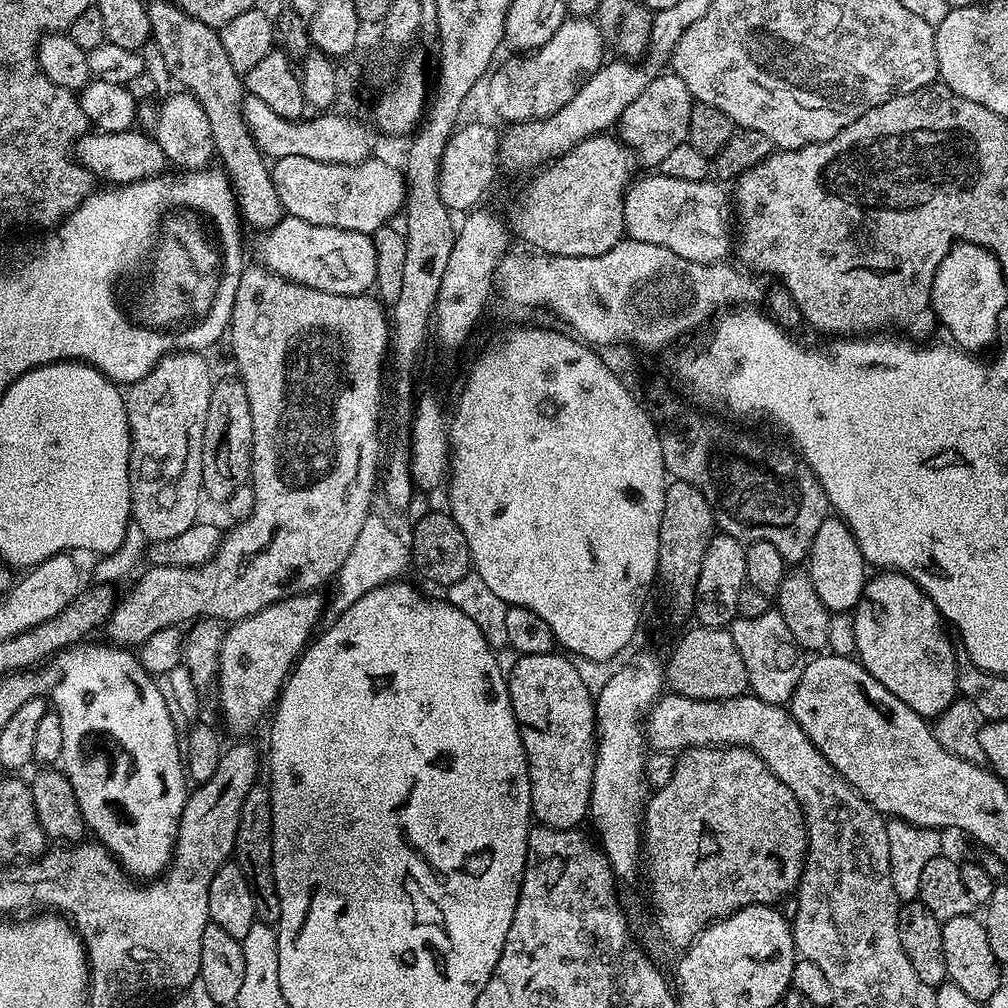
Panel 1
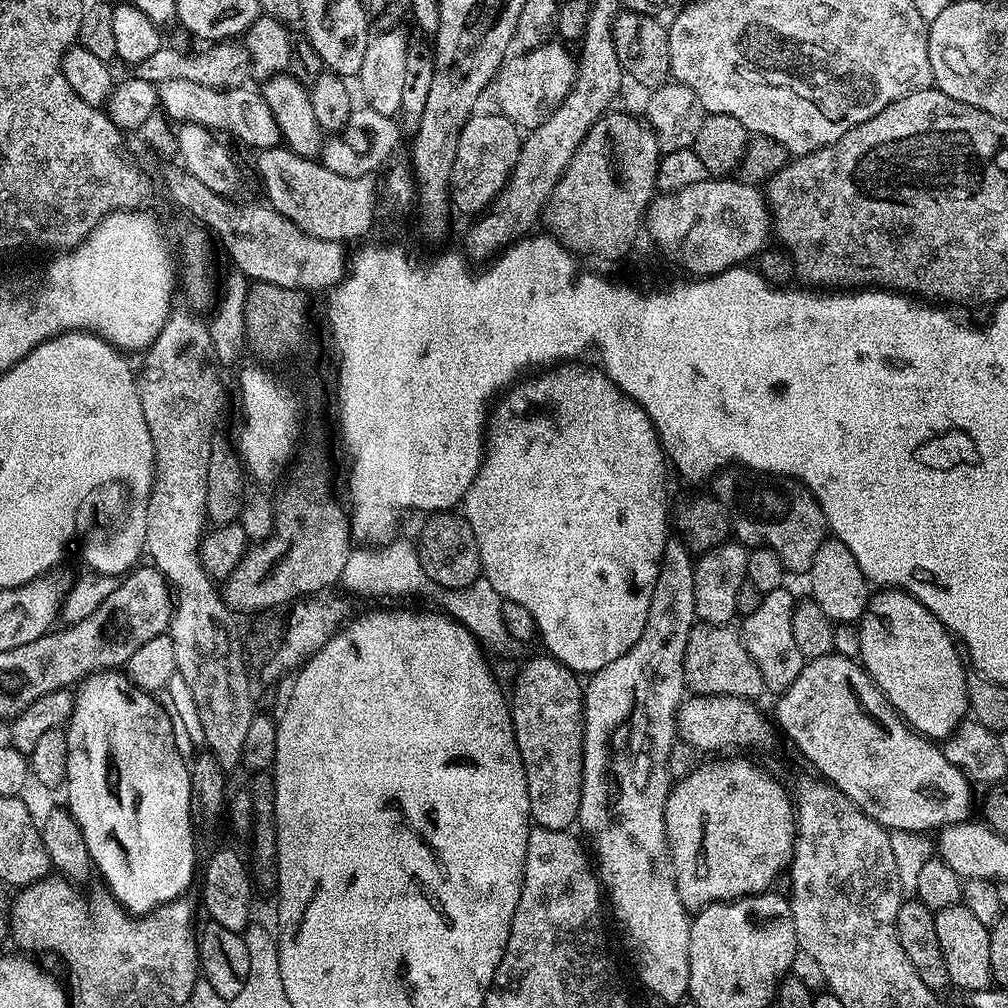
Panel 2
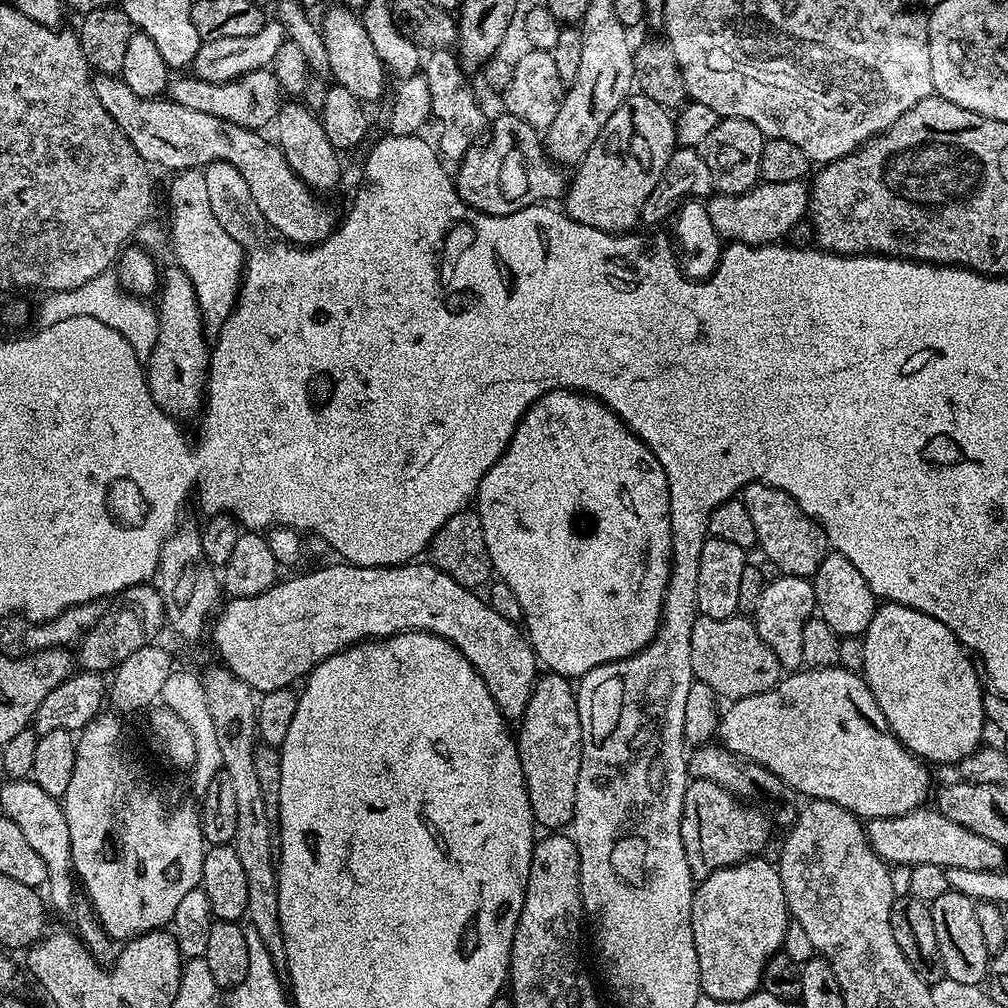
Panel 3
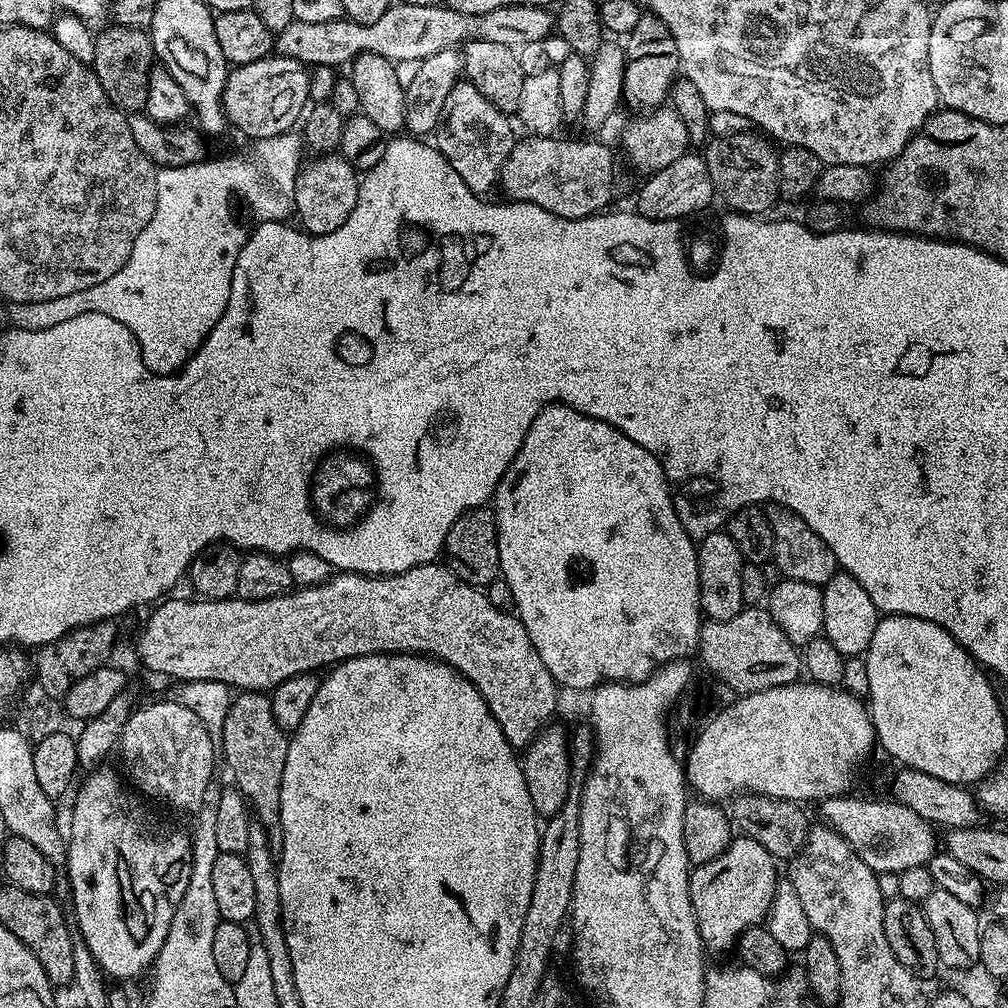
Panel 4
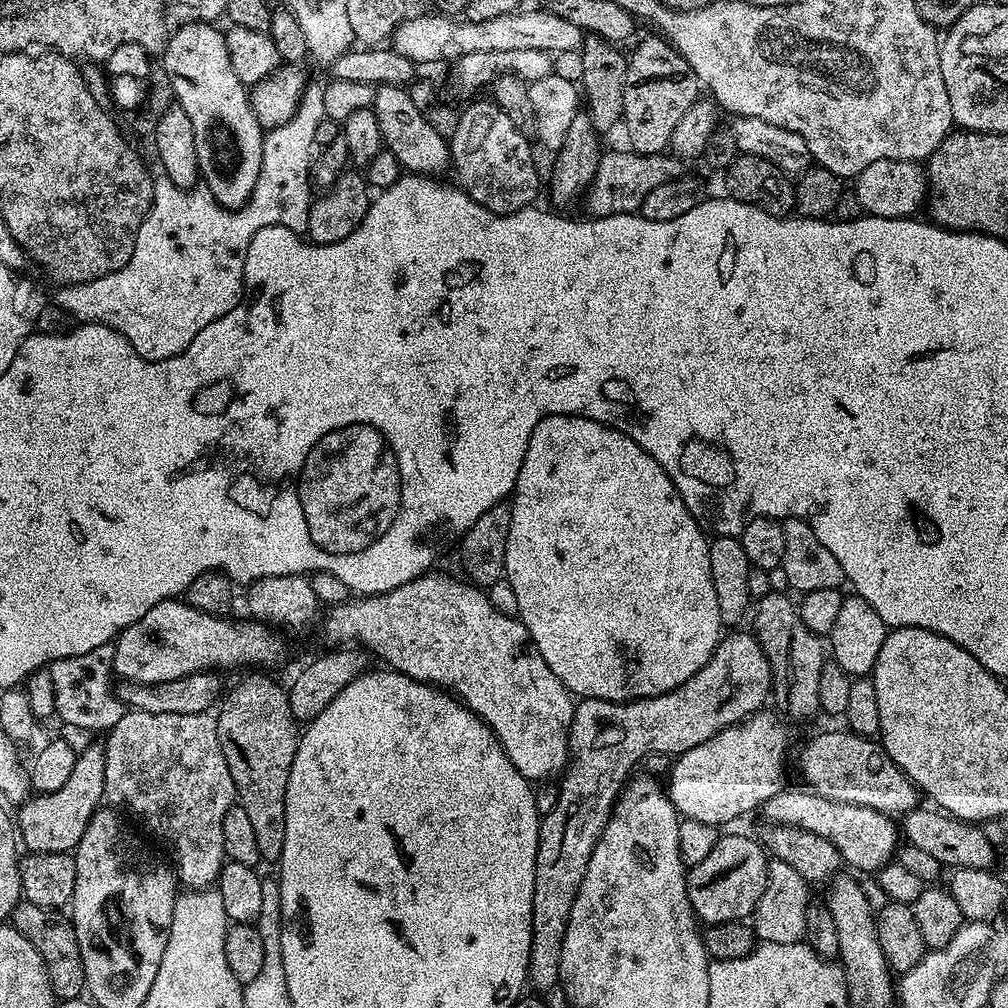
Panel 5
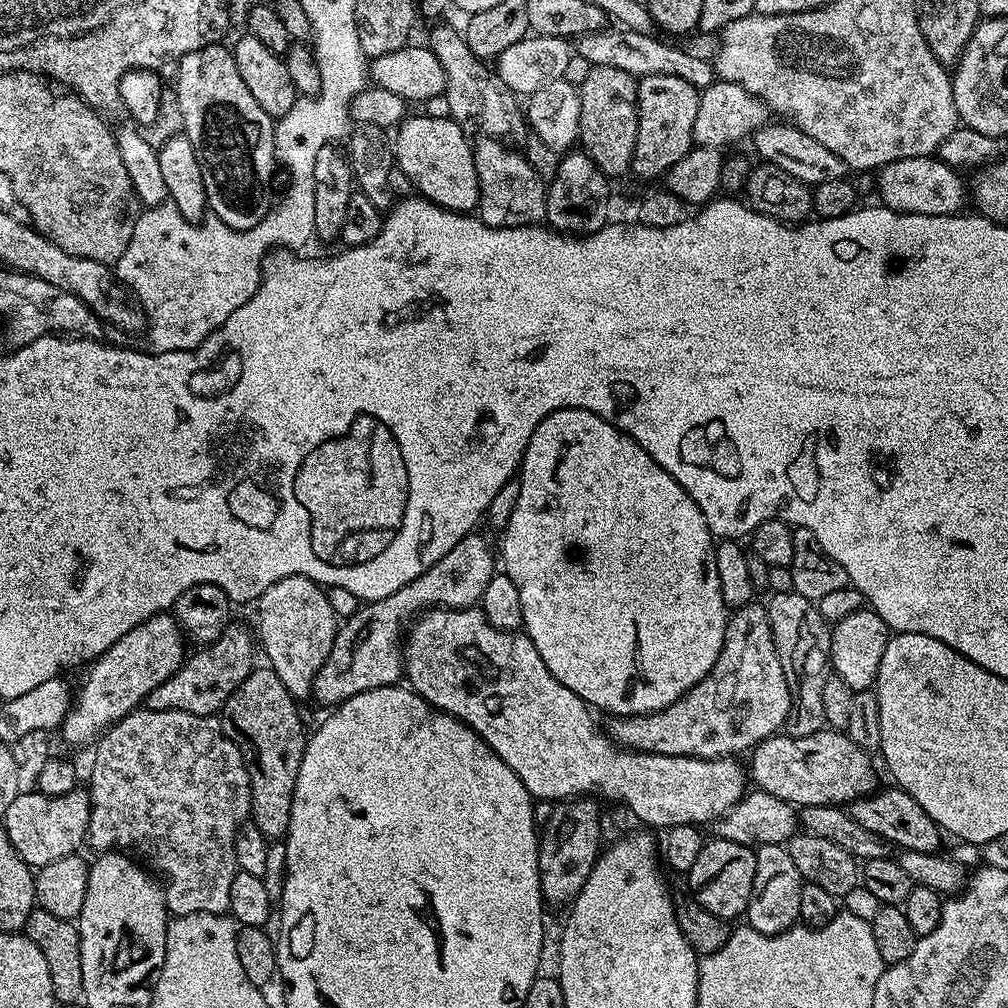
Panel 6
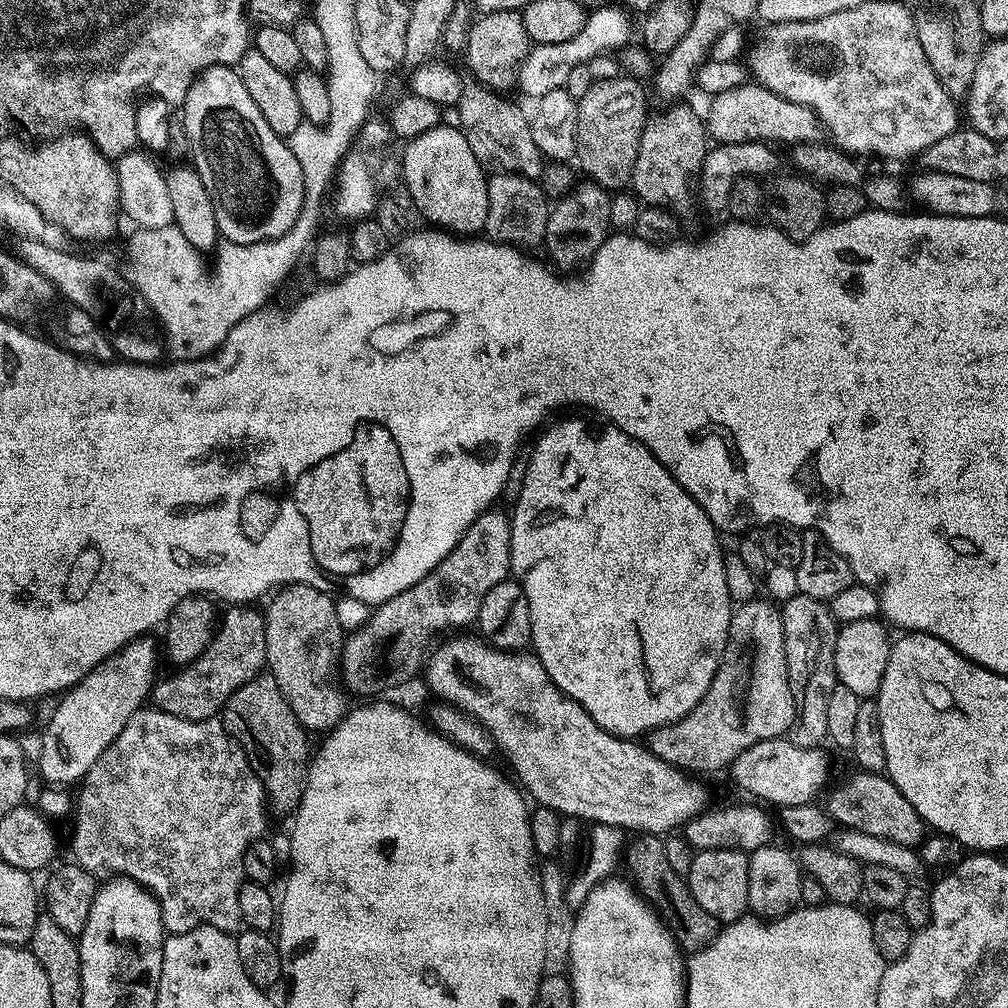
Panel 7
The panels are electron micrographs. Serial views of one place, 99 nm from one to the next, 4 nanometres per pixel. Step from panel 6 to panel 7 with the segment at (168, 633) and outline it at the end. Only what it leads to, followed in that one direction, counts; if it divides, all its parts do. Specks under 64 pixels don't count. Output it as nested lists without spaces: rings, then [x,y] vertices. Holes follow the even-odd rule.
[[[152,638],[131,640],[126,647],[120,648],[113,656],[107,656],[100,665],[86,678],[82,678],[73,688],[67,689],[59,697],[60,705],[52,712],[48,720],[48,729],[44,732],[44,741],[40,744],[40,776],[52,786],[72,786],[83,781],[84,775],[98,762],[98,758],[122,734],[122,726],[140,707],[149,699],[152,685],[158,679],[156,673],[156,652],[158,656],[158,644]]]

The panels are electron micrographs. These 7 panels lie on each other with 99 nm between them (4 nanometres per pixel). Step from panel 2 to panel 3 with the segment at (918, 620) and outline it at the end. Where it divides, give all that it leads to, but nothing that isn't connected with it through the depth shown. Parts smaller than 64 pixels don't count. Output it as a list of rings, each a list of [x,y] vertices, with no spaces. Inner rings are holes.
[[[884,602],[877,607],[874,618],[870,618],[870,626],[864,631],[862,639],[866,650],[862,673],[864,681],[874,694],[882,714],[886,714],[886,722],[892,733],[915,756],[932,766],[956,766],[962,758],[981,747],[983,740],[980,739],[984,736],[984,728],[986,729],[985,689],[980,688],[982,676],[968,649],[945,624],[922,610],[914,610],[905,604]]]

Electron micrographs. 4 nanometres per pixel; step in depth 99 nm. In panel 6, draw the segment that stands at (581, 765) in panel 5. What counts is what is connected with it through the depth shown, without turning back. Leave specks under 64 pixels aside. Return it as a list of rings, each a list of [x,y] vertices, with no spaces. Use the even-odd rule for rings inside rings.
[[[753,602],[745,604],[743,608],[735,609],[729,615],[728,625],[726,626],[726,634],[724,635],[724,645],[718,654],[718,662],[714,662],[712,670],[706,674],[706,678],[702,678],[702,682],[698,682],[693,688],[687,692],[682,698],[678,698],[678,702],[674,702],[670,706],[666,706],[657,712],[651,712],[645,716],[622,716],[611,721],[612,732],[610,736],[613,741],[619,742],[625,749],[633,752],[649,752],[651,756],[697,756],[700,760],[719,760],[721,758],[732,758],[736,752],[747,753],[749,750],[756,747],[761,740],[767,736],[775,736],[781,731],[780,728],[784,724],[784,719],[789,719],[790,713],[794,708],[794,692],[789,688],[786,682],[786,674],[782,670],[782,662],[778,662],[778,654],[774,646],[774,634],[772,627],[768,621],[768,609],[763,603]],[[569,798],[557,803],[550,814],[550,822],[542,826],[538,836],[540,846],[540,891],[549,905],[564,904],[576,899],[590,870],[602,851],[600,823],[601,805],[592,798]]]

